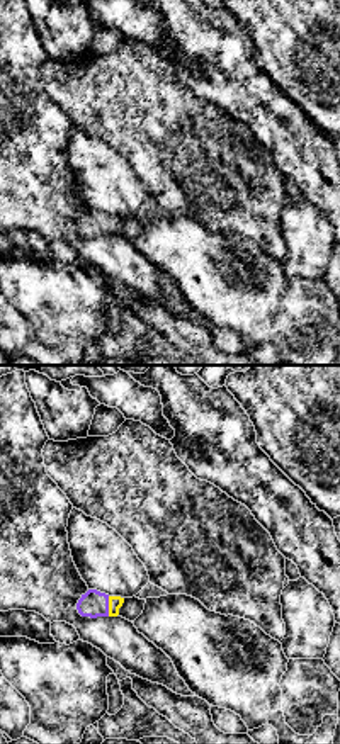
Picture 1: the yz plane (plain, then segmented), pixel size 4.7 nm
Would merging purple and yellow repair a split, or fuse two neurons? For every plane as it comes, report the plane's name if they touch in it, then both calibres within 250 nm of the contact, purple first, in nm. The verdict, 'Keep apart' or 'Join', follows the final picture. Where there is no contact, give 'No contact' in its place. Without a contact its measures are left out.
Touches purple in yz. Thickness 130 nm (purple) against 60 nm

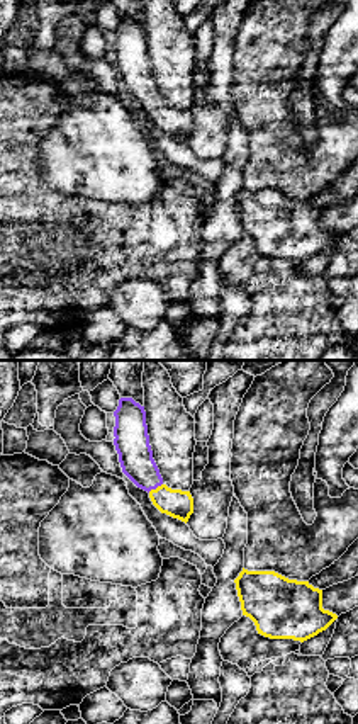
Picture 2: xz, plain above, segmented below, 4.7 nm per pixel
Touches purple in xz. Thickness 160 nm (purple) against 140 nm

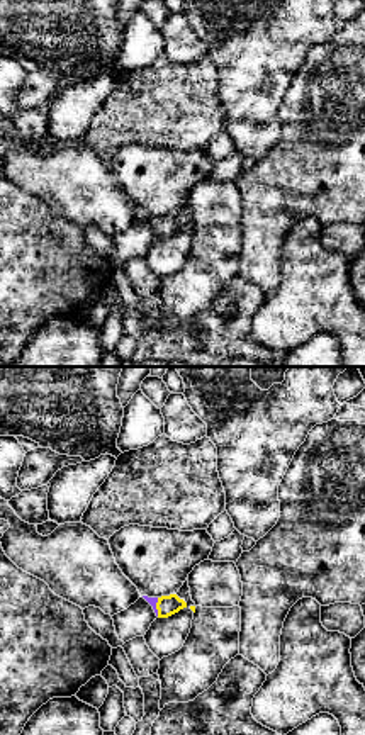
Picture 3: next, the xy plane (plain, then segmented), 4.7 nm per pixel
Touches purple in xy. Thickness 40 nm (purple) against 100 nm

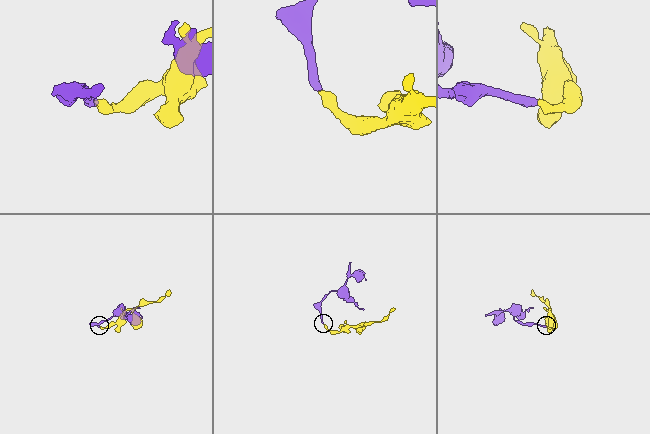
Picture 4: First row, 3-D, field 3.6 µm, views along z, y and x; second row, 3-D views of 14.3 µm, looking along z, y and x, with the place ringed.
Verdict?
Join

